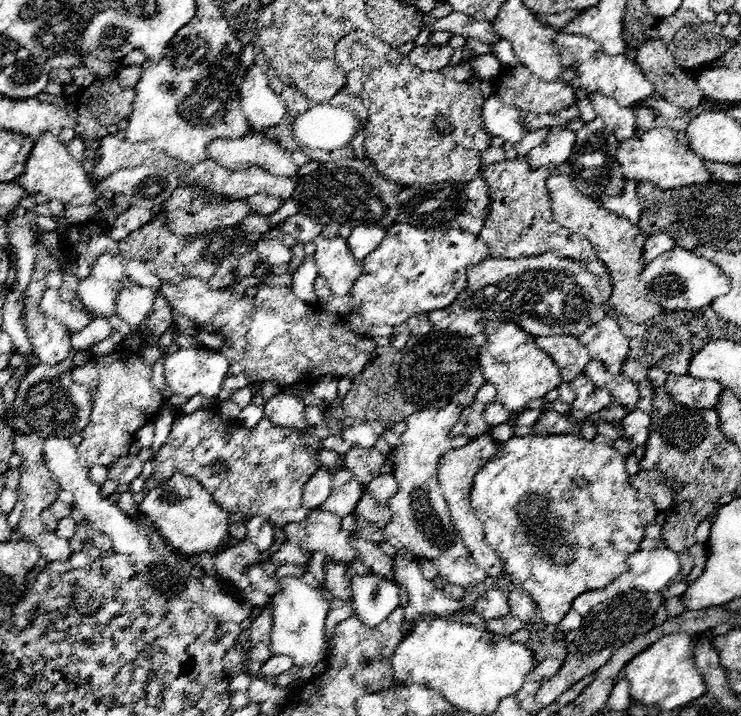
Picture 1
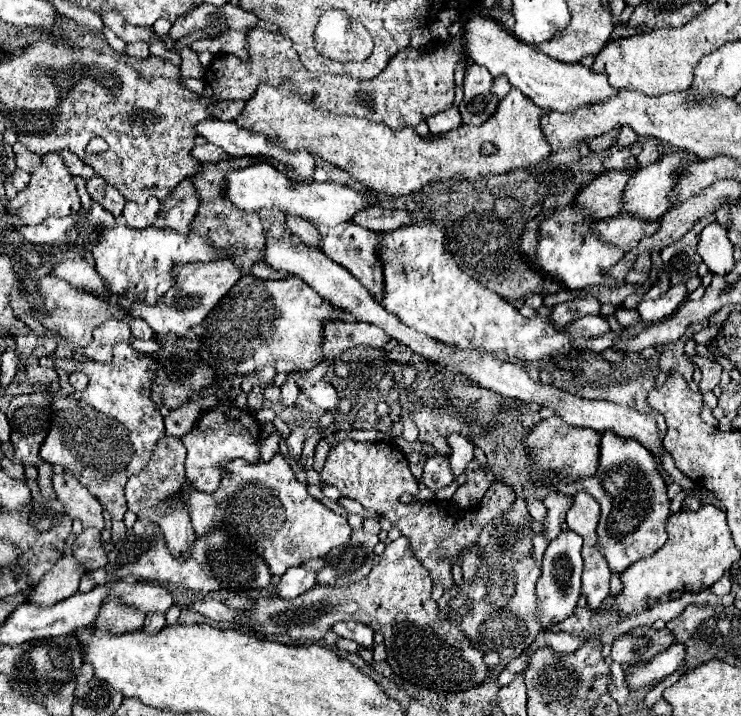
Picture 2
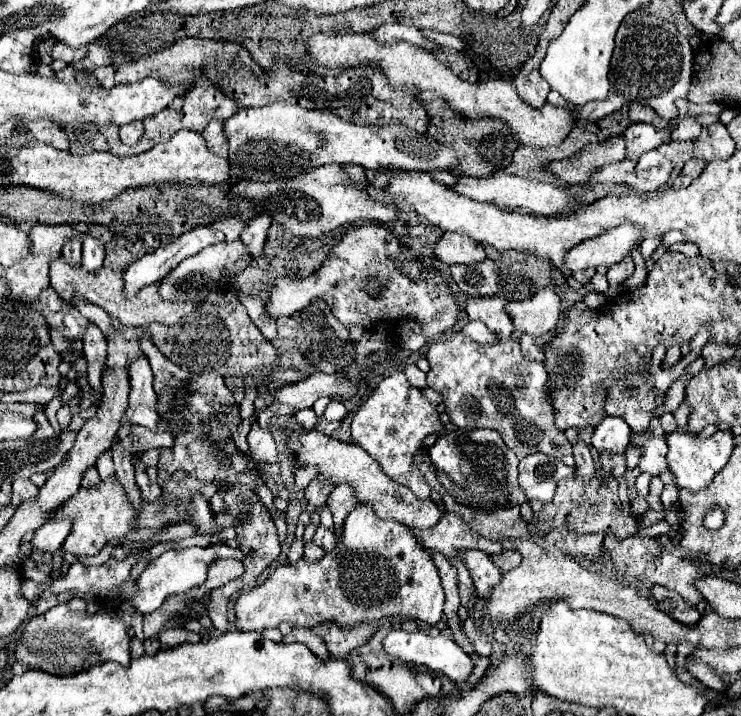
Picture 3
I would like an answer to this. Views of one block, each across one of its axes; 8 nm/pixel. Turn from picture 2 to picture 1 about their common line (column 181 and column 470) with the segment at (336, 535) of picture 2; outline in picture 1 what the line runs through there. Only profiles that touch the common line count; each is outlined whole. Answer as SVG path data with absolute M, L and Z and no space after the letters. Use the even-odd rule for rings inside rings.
M532 434L532 436L514 436L508 442L500 442L496 452L498 452L498 456L492 458L492 462L488 462L488 466L484 466L484 470L480 470L474 478L474 486L470 492L472 508L476 510L476 518L484 526L486 542L492 546L492 550L498 554L498 558L504 564L504 578L510 580L512 584L518 584L536 602L538 614L544 624L558 624L564 618L564 614L570 610L570 606L578 594L588 592L588 590L606 588L610 582L614 582L620 574L624 574L628 570L626 560L632 552L638 550L638 544L644 538L644 530L648 524L654 522L658 510L648 494L638 494L632 488L632 484L628 480L624 458L608 444L598 444L594 440L584 440L584 438L572 436L572 434L554 434L554 436L534 436Z

